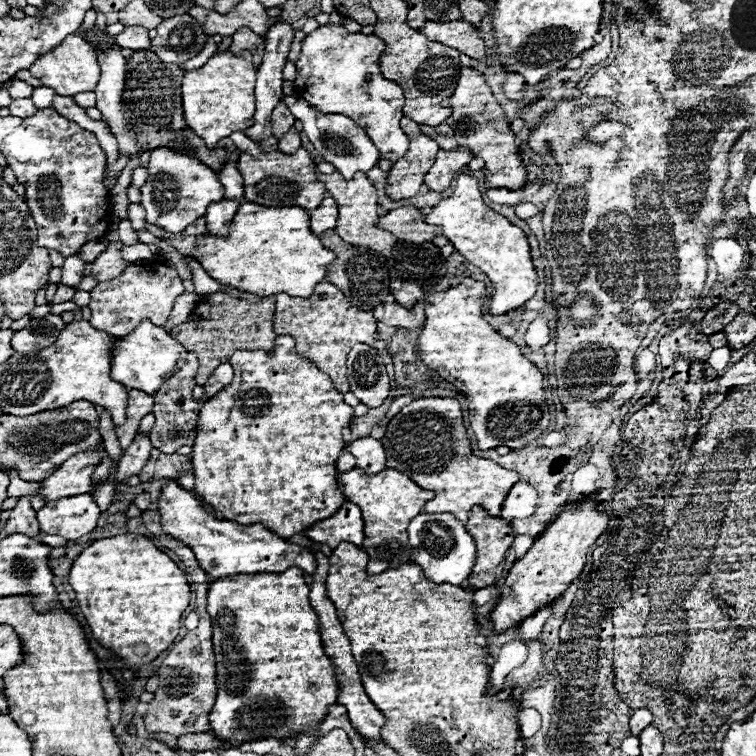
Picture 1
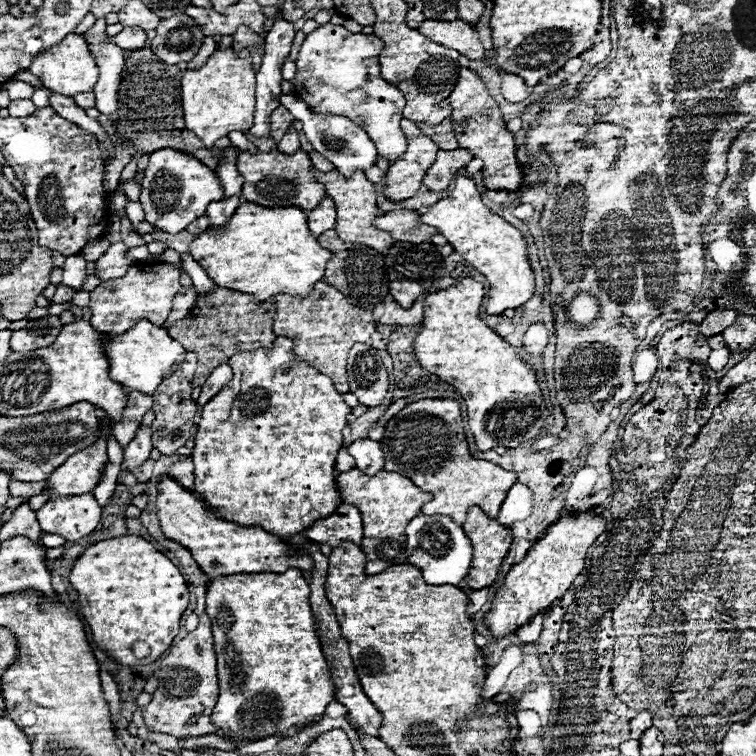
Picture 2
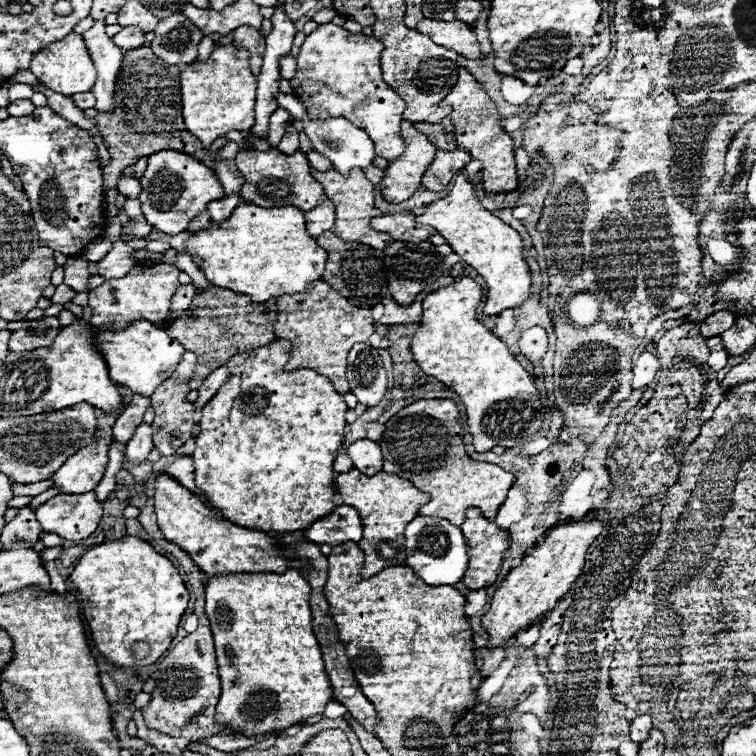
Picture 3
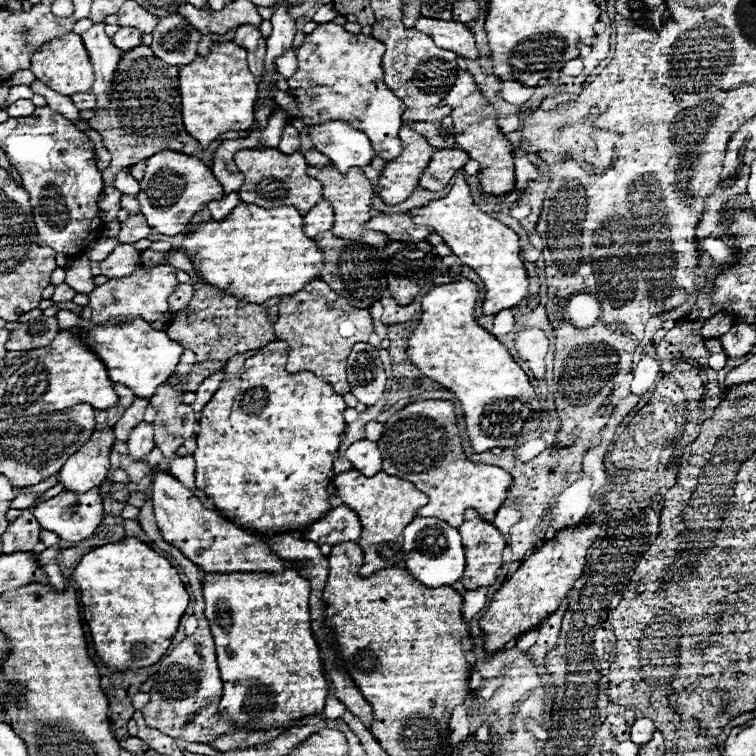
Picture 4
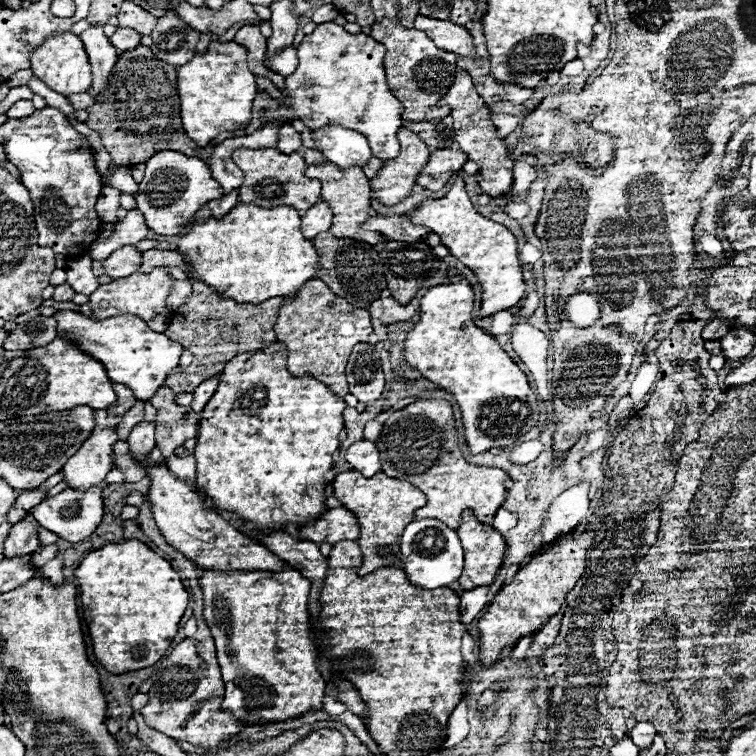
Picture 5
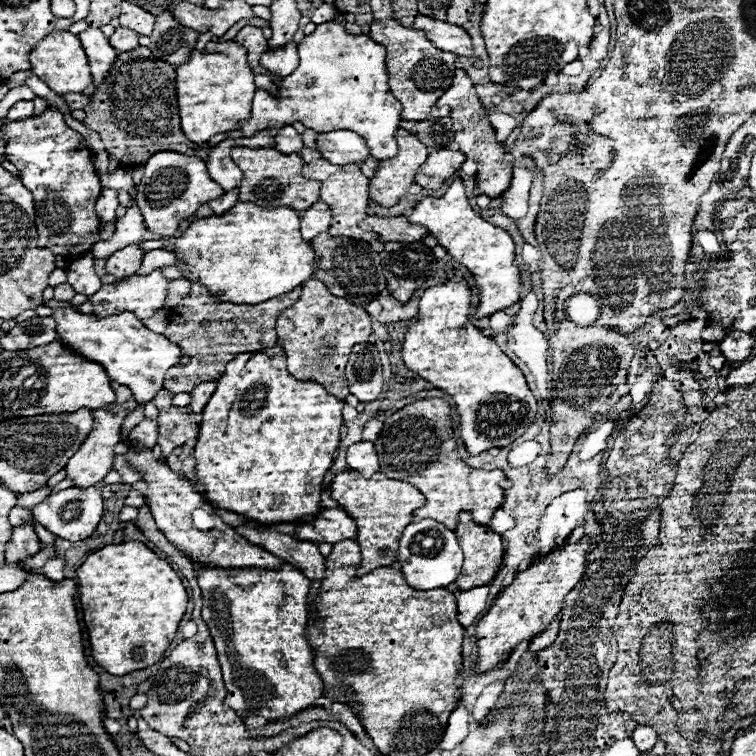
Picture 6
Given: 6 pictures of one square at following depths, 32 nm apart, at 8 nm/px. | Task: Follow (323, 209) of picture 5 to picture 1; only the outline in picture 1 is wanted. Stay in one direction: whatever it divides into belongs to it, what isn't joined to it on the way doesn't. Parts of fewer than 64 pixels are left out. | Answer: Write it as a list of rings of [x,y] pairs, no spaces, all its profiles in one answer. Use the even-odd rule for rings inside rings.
[[[326,196],[322,204],[310,212],[310,228],[314,234],[322,234],[326,230],[334,230],[338,220],[338,206],[332,196]]]

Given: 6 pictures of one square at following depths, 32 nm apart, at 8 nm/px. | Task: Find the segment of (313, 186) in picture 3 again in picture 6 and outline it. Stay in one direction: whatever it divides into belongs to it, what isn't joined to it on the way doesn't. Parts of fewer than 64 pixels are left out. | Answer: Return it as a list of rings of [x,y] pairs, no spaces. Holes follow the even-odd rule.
[[[234,148],[232,160],[244,172],[240,184],[240,202],[254,202],[262,208],[290,206],[294,210],[308,210],[314,202],[318,202],[320,184],[308,178],[302,178],[302,158],[298,154],[282,154],[274,148]]]

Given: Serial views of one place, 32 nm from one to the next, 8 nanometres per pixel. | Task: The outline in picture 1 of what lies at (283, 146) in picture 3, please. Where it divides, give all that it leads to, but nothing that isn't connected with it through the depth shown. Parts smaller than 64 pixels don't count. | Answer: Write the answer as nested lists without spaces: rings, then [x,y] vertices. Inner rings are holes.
[[[290,128],[290,132],[280,138],[278,150],[284,152],[284,154],[292,154],[292,152],[296,152],[298,148],[300,148],[300,134],[298,134],[296,128]]]

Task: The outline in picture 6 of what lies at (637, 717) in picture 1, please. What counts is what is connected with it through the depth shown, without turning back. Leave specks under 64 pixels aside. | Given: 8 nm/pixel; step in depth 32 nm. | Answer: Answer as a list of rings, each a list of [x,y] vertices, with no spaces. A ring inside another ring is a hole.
[[[636,726],[636,730],[632,732],[632,740],[640,752],[648,752],[656,744],[656,738],[658,734],[652,726]]]

